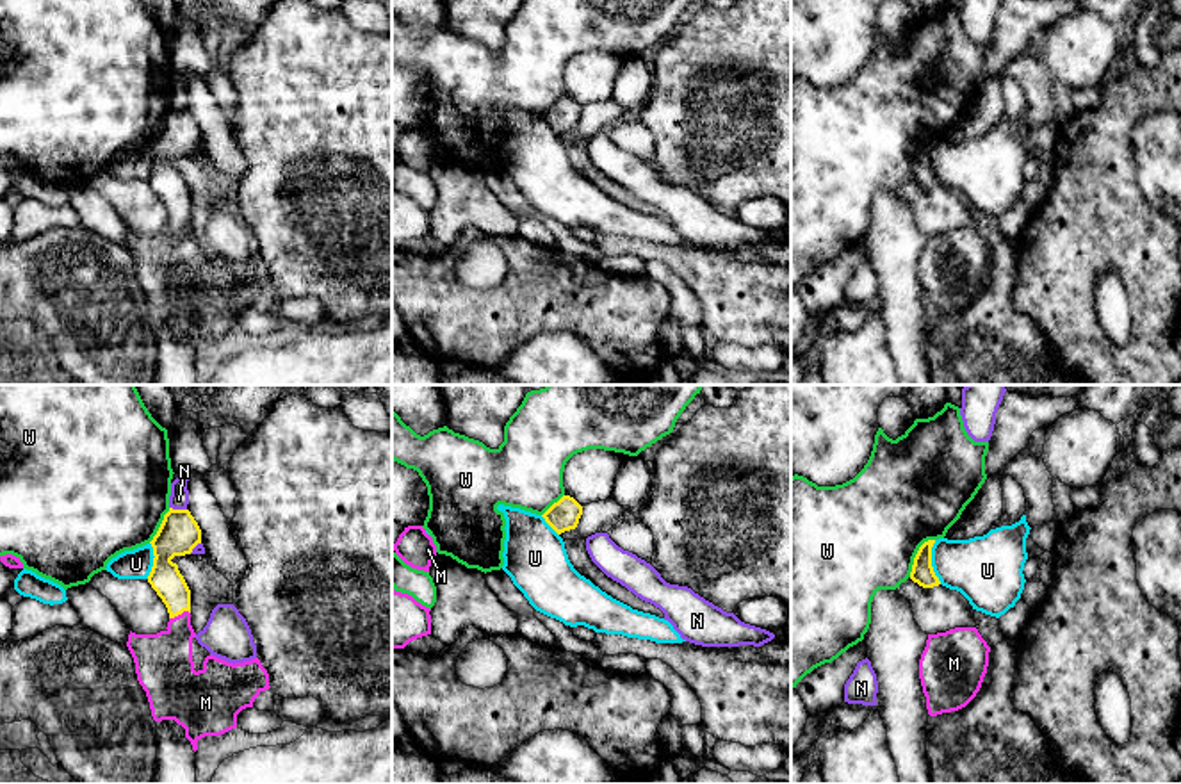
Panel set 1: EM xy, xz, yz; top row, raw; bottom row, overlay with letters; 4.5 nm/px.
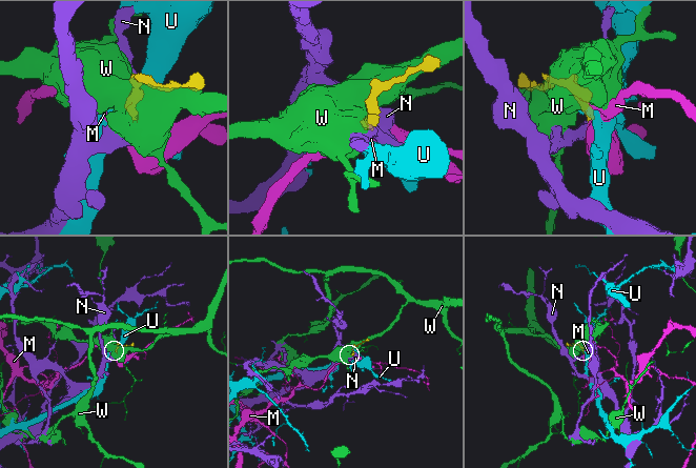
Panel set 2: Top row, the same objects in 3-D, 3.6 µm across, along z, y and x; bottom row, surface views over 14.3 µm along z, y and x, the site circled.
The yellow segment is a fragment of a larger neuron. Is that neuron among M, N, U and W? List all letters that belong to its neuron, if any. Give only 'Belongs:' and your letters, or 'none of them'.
Belongs: M

